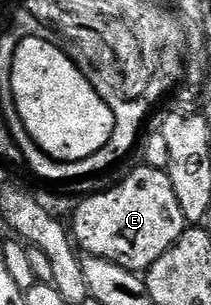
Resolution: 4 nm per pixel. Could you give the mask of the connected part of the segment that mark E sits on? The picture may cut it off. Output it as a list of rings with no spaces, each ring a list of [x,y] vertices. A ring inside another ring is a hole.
[[[143,165],[139,167],[137,171],[133,171],[119,187],[113,187],[111,191],[105,191],[99,195],[85,196],[79,203],[82,204],[74,211],[74,227],[72,223],[72,238],[75,244],[77,244],[86,255],[94,255],[98,259],[107,259],[135,273],[145,273],[149,271],[150,266],[160,257],[164,257],[166,250],[182,236],[182,232],[185,231],[188,226],[184,213],[180,213],[180,201],[176,201],[176,192],[172,190],[172,181],[167,177],[165,170],[157,167],[147,167]]]

